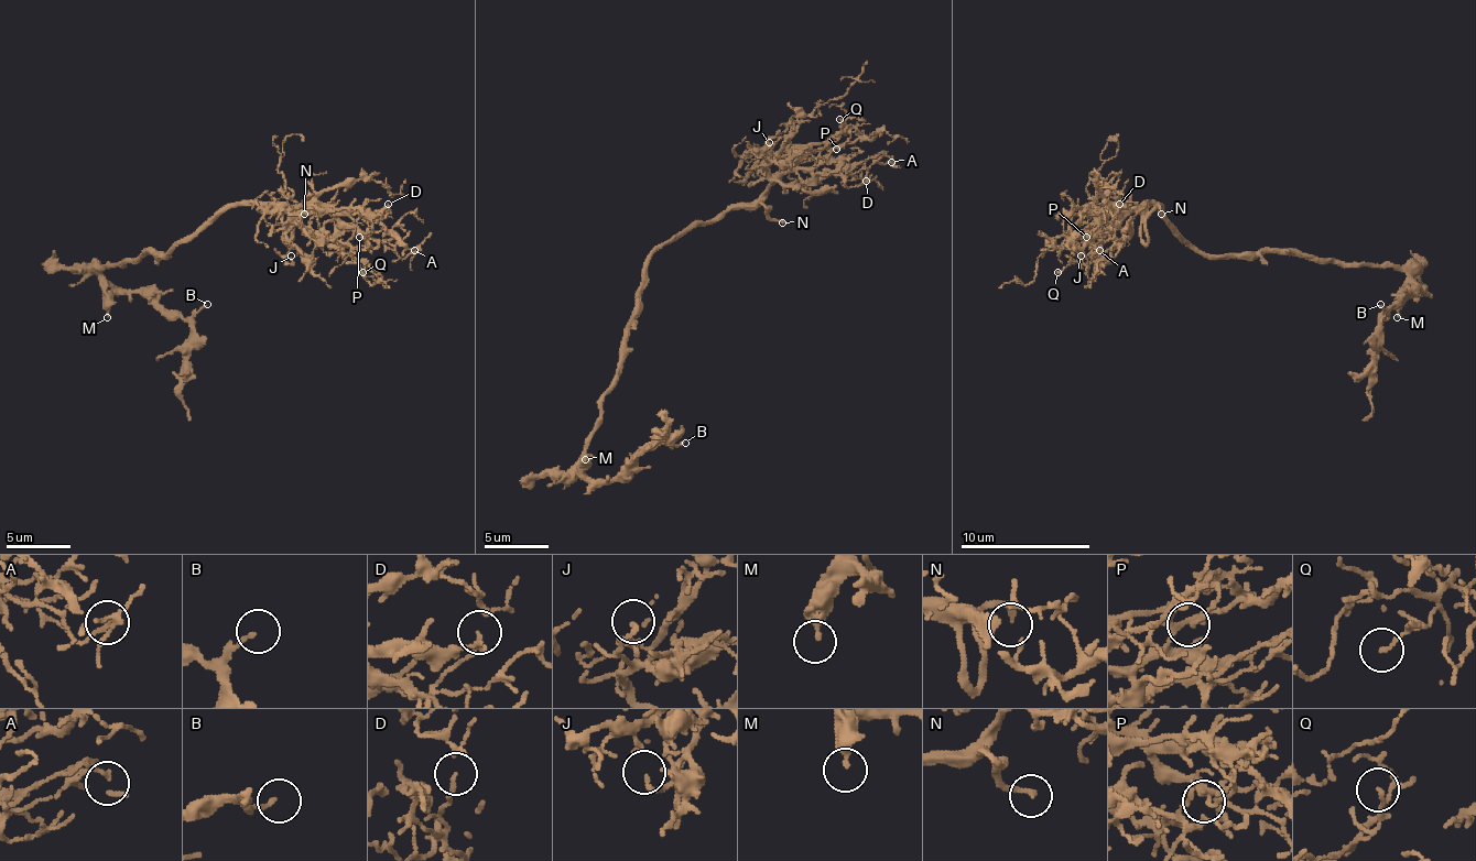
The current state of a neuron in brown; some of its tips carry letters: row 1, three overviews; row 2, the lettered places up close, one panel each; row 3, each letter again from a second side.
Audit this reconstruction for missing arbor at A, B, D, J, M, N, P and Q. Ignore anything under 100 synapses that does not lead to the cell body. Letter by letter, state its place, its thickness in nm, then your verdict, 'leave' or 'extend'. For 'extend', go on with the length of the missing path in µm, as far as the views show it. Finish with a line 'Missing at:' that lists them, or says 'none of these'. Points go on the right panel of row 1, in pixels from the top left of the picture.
A: (1099, 250) | 140 nm | leave
B: (1380, 304) | 140 nm | leave
D: (1119, 204) | 80 nm | leave
J: (1081, 255) | 150 nm | leave
M: (1397, 317) | 260 nm | leave
N: (1161, 214) | 160 nm | extend | 60 µm
P: (1086, 237) | 130 nm | leave
Q: (1057, 272) | 120 nm | leave
Missing at: N

